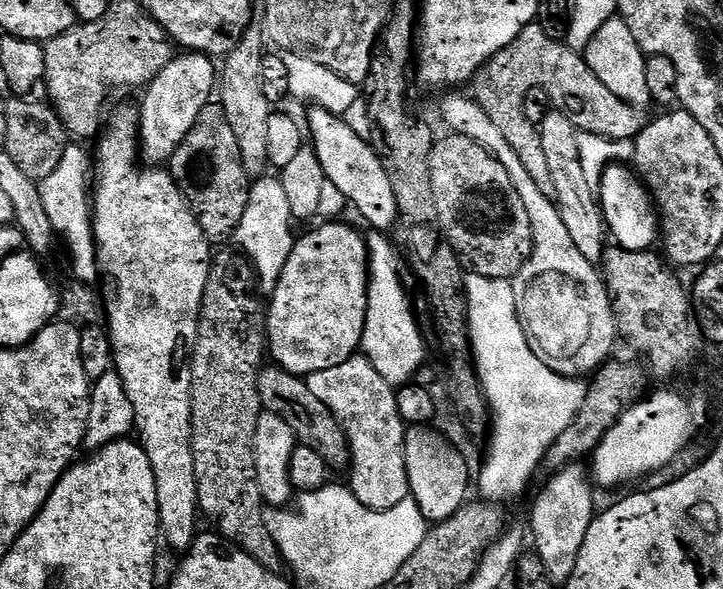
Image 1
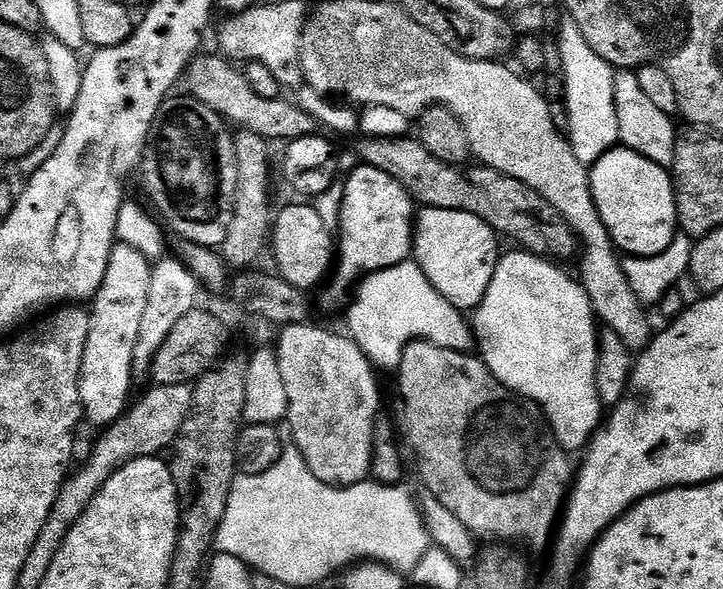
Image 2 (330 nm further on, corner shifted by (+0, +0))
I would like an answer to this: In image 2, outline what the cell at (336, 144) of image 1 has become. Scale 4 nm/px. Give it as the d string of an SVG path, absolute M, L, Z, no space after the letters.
M423 207L414 220L414 262L440 295L463 312L473 311L480 304L493 281L500 257L498 242L497 233L488 223L465 211Z

